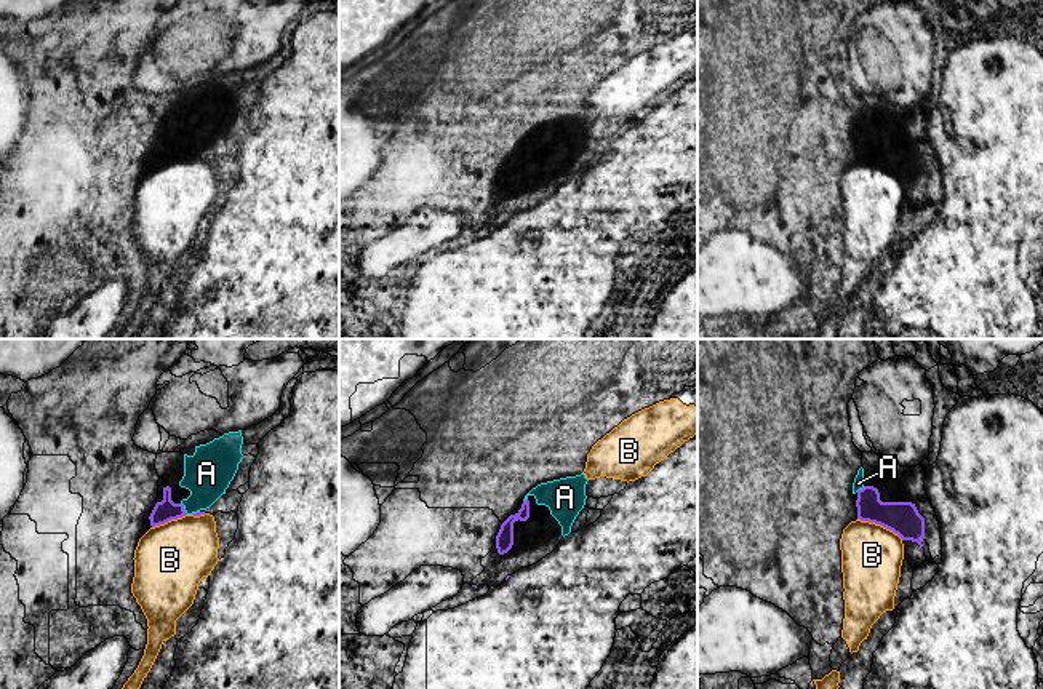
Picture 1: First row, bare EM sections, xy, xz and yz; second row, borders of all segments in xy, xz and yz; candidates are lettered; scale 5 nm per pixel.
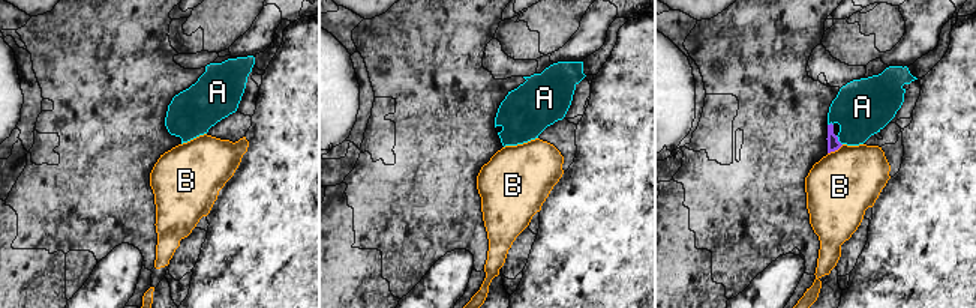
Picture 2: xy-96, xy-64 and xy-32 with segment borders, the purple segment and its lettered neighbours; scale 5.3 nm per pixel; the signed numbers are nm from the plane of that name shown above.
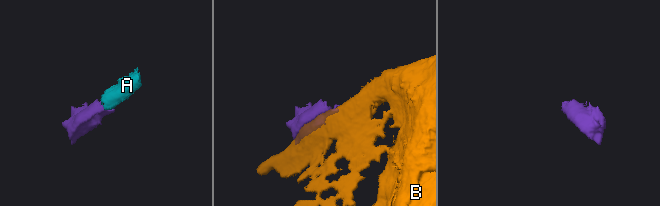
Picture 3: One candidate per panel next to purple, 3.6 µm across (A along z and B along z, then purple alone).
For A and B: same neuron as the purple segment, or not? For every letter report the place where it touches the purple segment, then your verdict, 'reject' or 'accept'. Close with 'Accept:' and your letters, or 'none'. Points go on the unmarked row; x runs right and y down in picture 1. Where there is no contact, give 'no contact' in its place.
A: meets purple in xy at (183, 151); accept
B: meets purple in yz at (880, 167); reject
Accept: A

